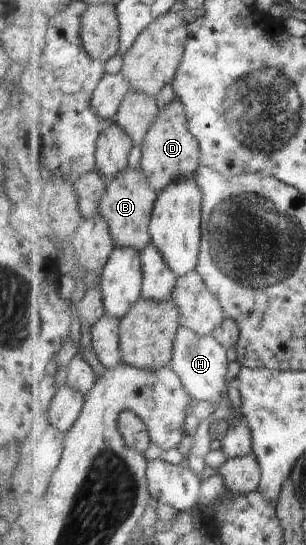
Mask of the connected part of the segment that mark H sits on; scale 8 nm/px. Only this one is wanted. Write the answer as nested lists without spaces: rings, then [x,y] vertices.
[[[183,326],[174,344],[174,359],[170,367],[180,376],[183,387],[196,402],[214,400],[218,403],[226,401],[225,391],[228,389],[229,353],[214,337],[196,333],[192,328]]]

